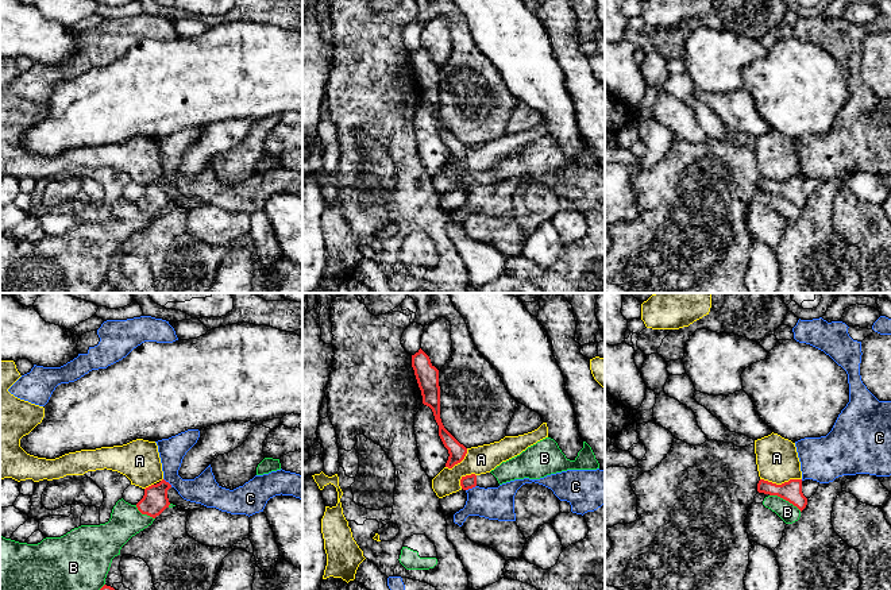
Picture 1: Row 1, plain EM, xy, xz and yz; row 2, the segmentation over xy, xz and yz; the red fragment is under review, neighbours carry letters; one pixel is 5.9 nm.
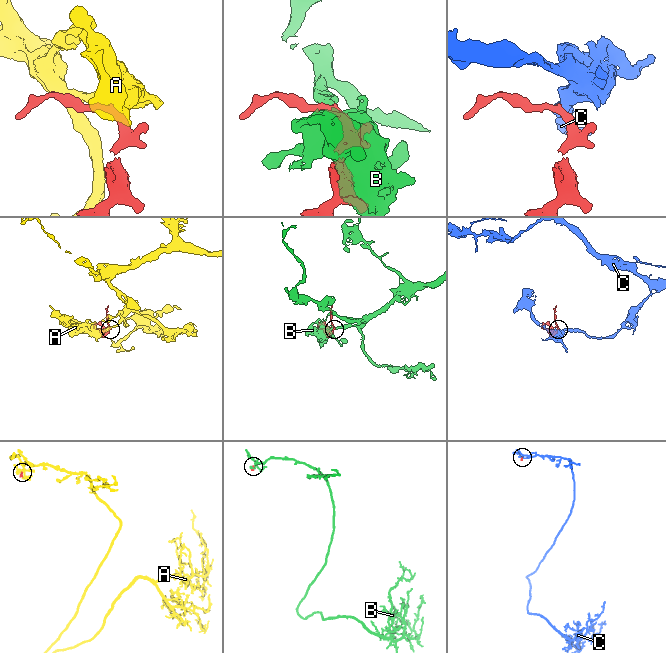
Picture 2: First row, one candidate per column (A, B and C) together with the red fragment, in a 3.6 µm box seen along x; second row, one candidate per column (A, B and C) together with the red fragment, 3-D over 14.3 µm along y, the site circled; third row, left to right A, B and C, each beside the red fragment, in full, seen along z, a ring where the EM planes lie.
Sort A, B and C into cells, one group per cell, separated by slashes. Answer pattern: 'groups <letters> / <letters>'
groups A / B / C

